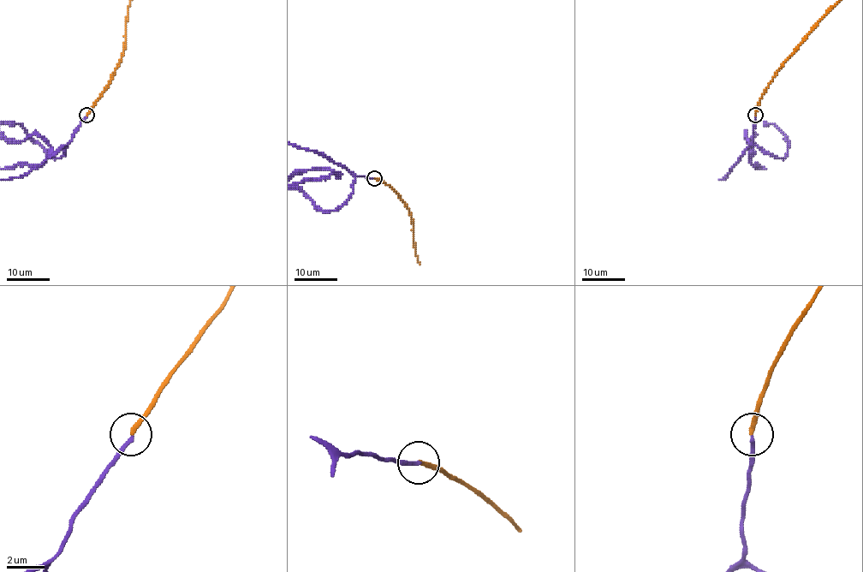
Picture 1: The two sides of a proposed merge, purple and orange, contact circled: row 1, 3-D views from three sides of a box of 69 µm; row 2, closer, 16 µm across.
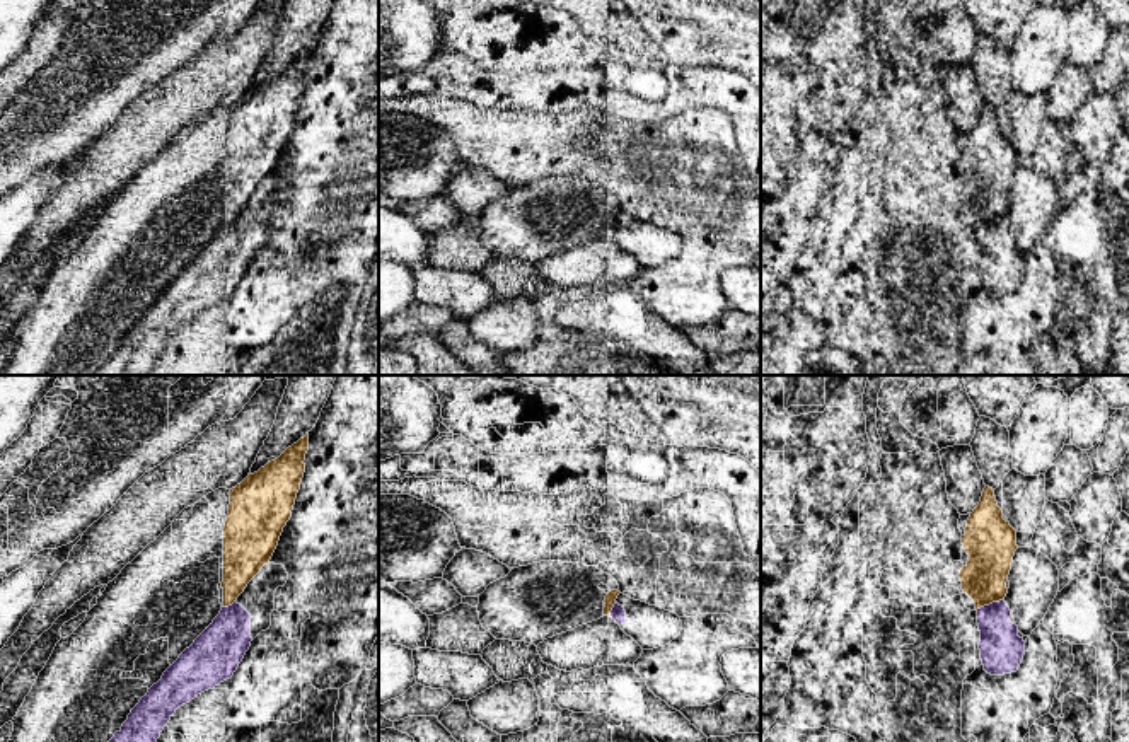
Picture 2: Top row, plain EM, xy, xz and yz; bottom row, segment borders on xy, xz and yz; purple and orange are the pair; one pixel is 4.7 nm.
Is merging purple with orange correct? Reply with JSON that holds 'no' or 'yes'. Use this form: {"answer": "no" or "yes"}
{"answer": "no"}

